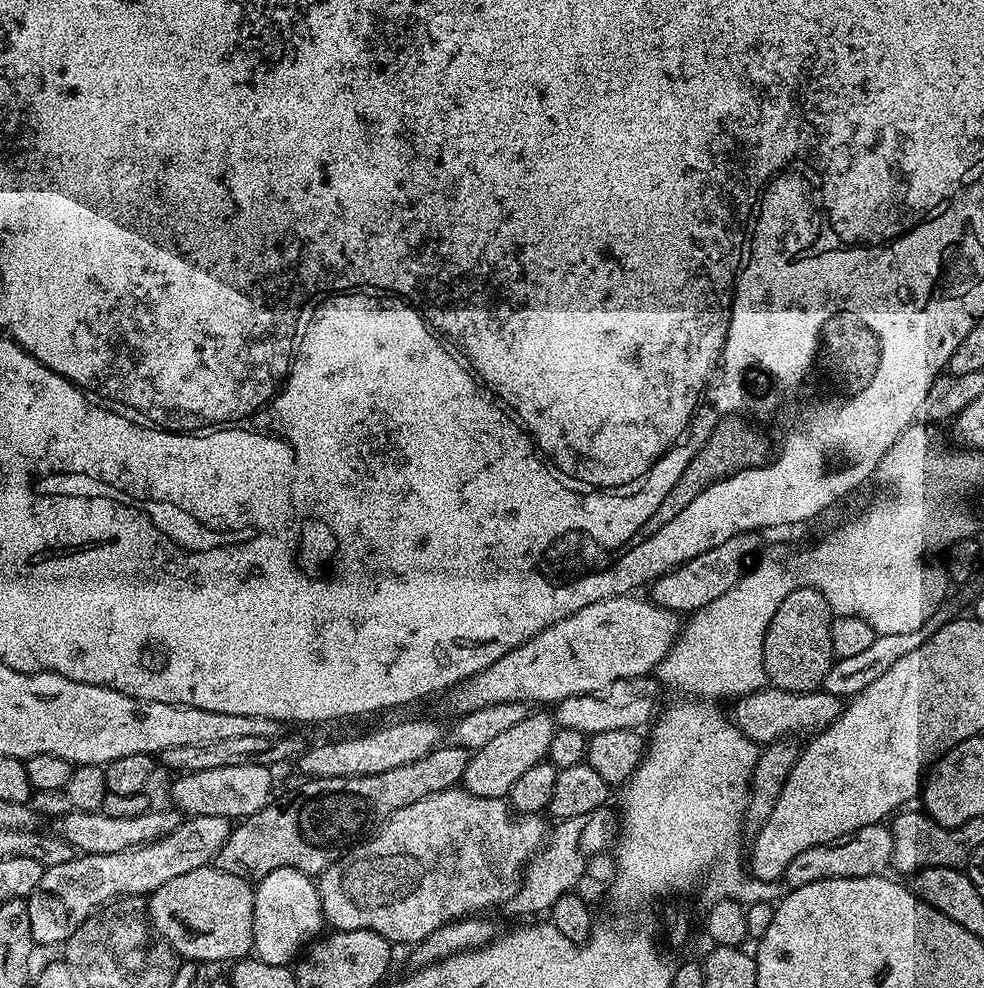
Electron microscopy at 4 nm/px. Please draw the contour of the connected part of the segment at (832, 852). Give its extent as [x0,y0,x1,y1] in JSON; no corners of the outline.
[782,823,893,889]

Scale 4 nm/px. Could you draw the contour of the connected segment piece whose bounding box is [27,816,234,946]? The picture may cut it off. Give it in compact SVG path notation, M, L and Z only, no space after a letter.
M193 816L161 840L141 848L122 850L118 854L77 854L70 862L62 862L62 866L46 868L42 882L38 882L27 899L33 945L63 945L97 908L117 898L147 897L172 878L211 865L233 827L233 821L225 816Z

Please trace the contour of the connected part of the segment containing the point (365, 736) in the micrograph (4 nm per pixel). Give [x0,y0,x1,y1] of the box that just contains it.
[298,720,445,780]

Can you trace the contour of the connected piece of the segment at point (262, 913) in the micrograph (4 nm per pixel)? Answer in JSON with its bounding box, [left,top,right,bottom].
[253,867,324,967]

